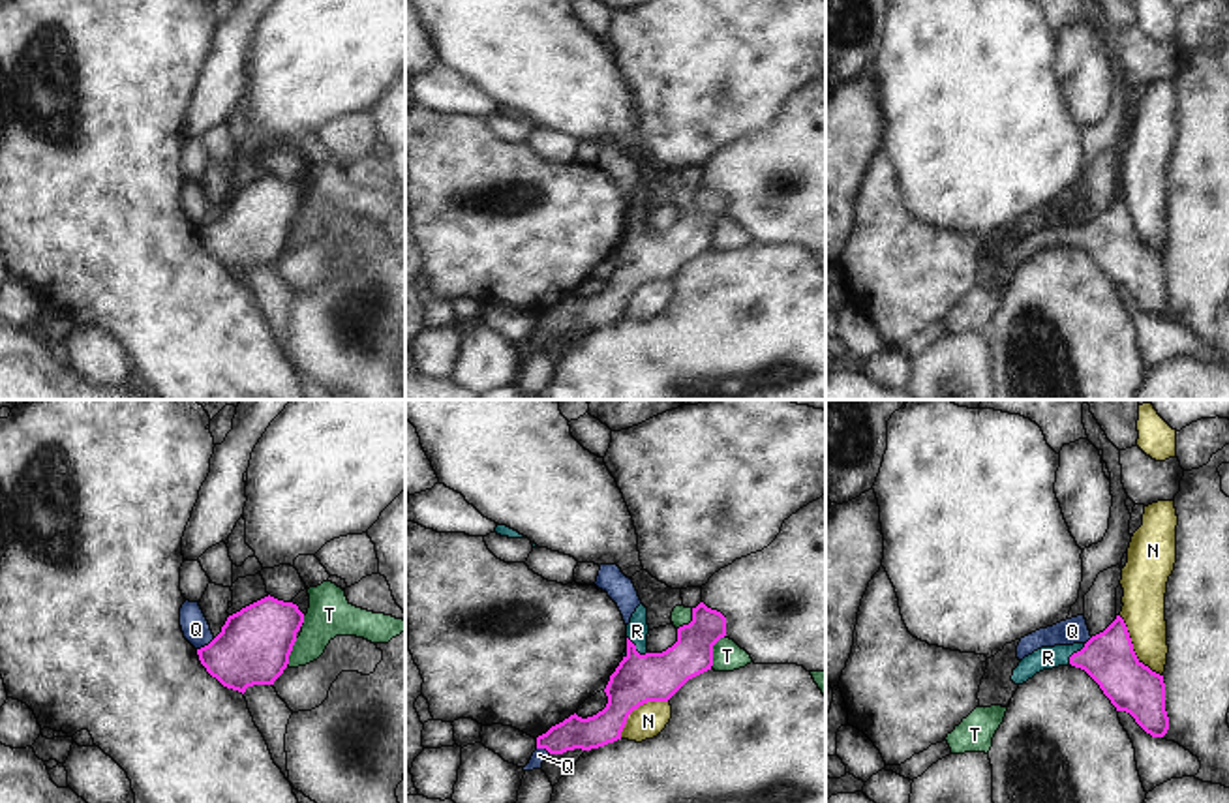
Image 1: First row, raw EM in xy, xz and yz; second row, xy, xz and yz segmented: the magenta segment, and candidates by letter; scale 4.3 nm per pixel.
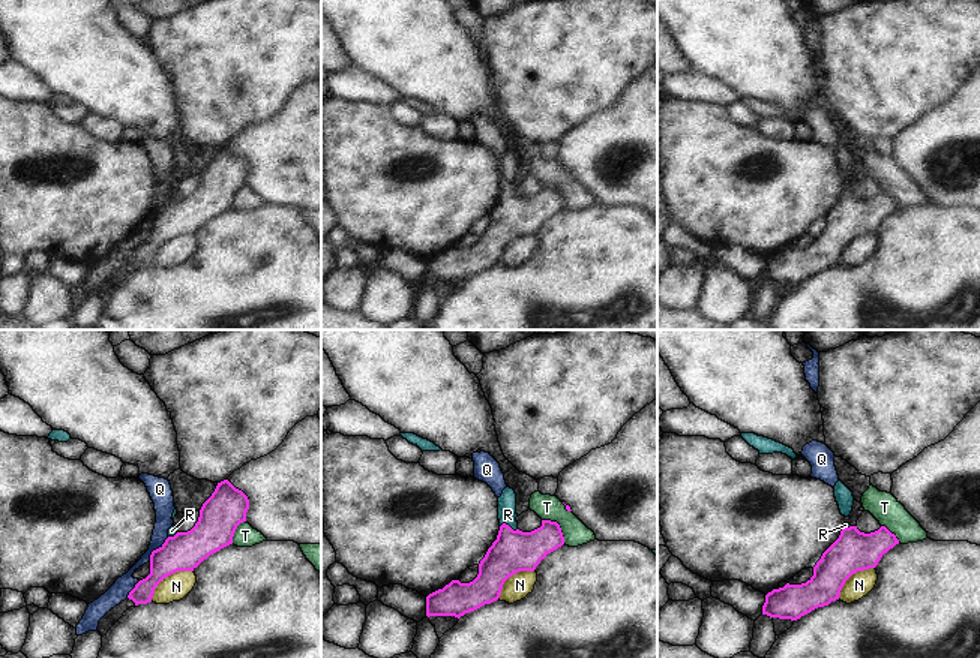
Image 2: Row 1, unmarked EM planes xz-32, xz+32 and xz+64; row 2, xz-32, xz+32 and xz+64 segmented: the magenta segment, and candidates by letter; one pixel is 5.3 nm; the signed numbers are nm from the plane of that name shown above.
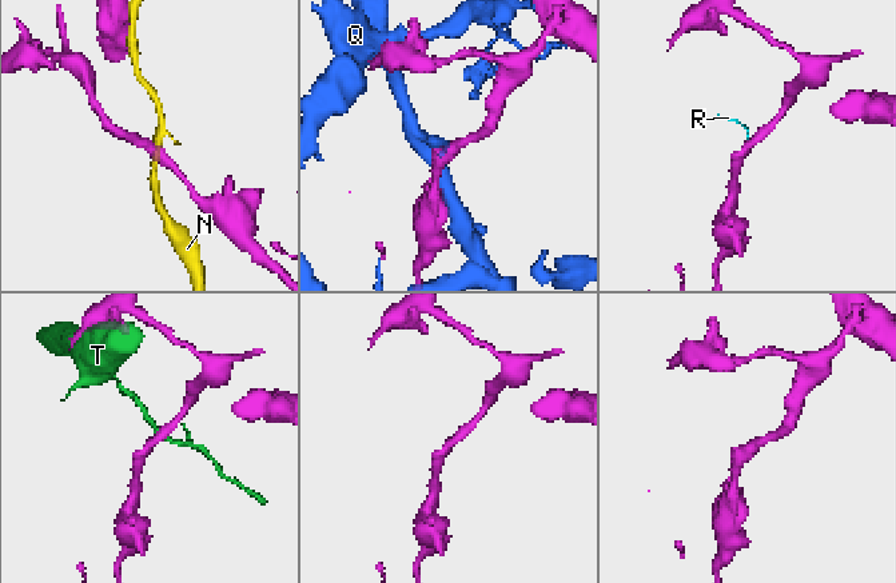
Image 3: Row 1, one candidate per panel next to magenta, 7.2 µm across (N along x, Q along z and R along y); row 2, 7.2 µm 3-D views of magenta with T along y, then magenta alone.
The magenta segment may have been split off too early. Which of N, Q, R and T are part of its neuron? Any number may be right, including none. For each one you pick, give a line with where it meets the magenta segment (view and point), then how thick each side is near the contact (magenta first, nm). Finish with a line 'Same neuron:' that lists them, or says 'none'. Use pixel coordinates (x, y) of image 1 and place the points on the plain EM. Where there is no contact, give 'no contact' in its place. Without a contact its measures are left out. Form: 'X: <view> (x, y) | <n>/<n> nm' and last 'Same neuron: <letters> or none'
R: yz (1072, 235) | 220/100 nm
Same neuron: R

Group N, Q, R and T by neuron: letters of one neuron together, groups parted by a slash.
N / Q / R / T

